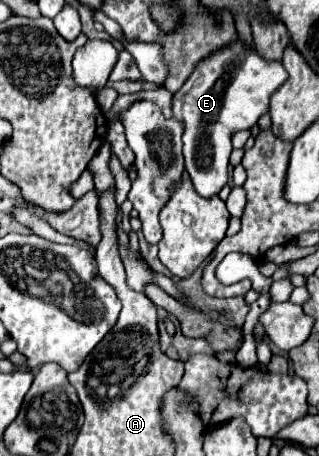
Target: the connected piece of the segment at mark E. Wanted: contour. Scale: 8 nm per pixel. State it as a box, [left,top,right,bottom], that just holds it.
[173,38,289,196]

